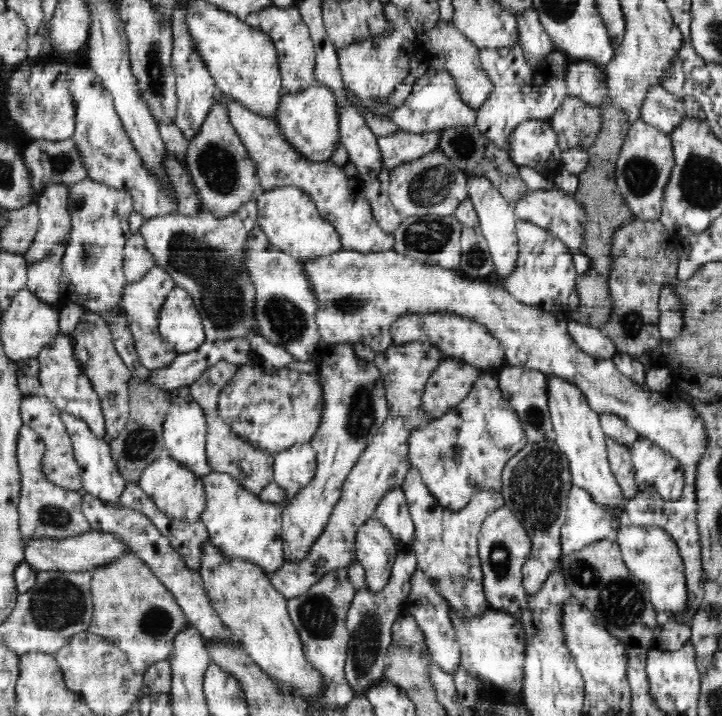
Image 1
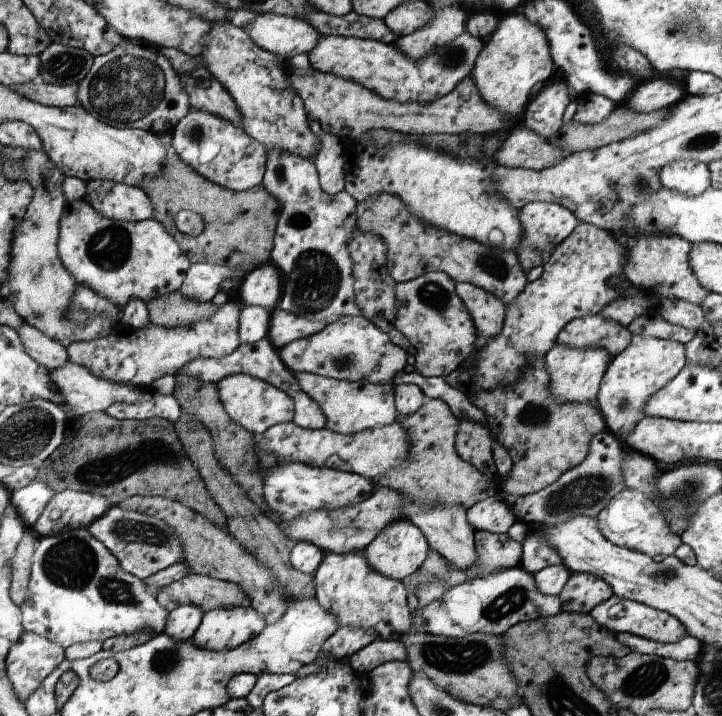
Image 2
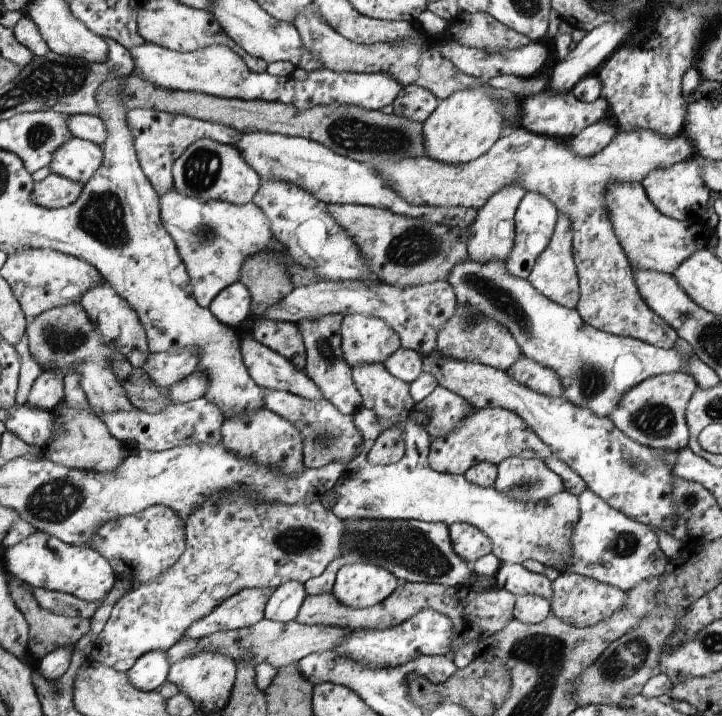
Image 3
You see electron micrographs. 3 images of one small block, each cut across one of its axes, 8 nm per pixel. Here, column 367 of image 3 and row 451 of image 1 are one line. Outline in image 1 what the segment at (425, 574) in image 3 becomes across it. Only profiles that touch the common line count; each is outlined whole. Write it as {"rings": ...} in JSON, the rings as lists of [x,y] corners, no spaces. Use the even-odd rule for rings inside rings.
{"rings":[[[555,439],[542,443],[528,441],[526,446],[513,456],[501,474],[504,506],[522,523],[532,542],[530,555],[523,566],[523,583],[528,596],[536,594],[540,585],[556,570],[563,555],[561,529],[567,513],[569,490],[573,487],[568,457],[557,448]]]}

